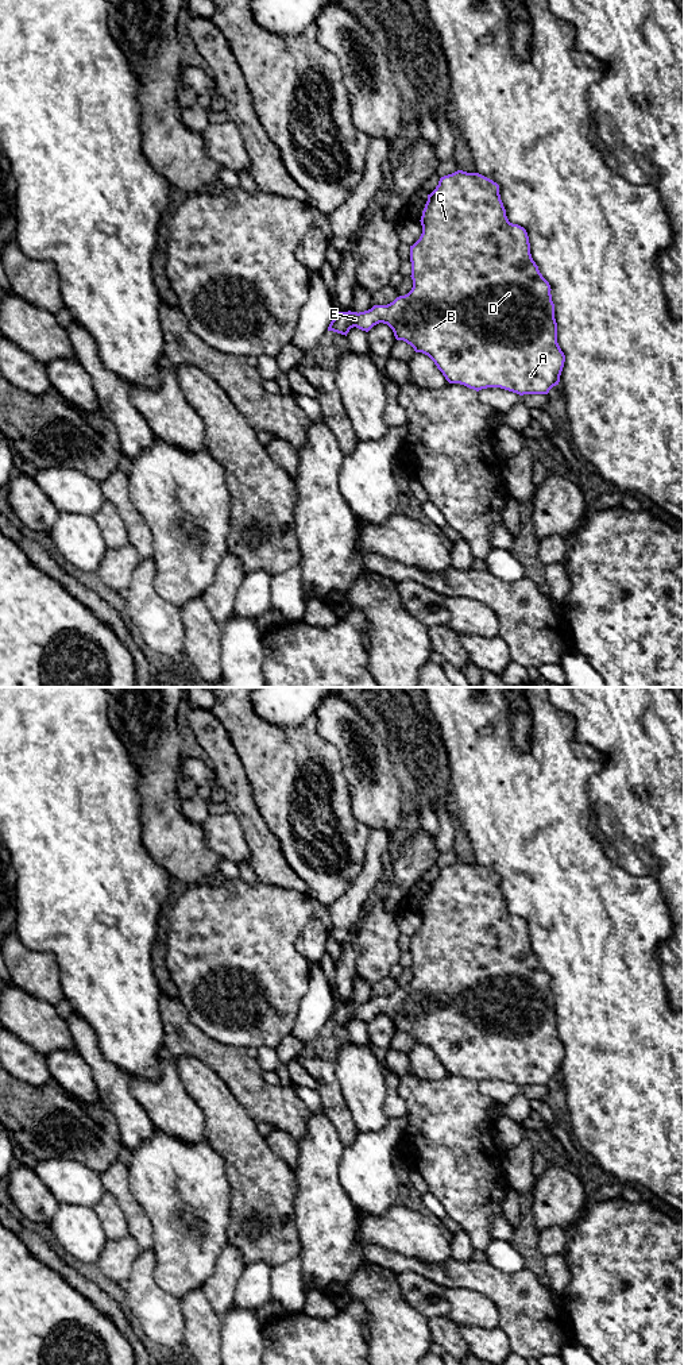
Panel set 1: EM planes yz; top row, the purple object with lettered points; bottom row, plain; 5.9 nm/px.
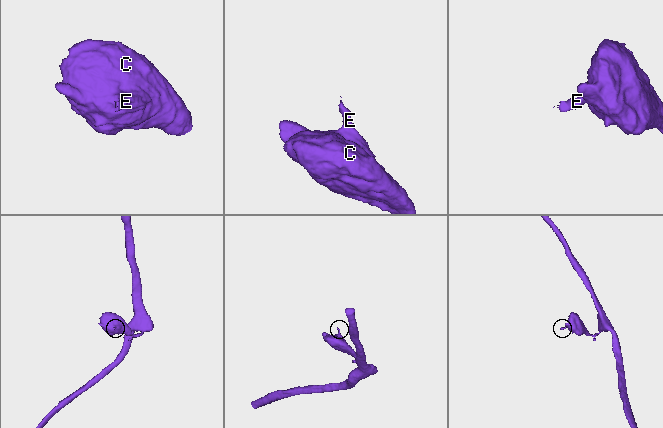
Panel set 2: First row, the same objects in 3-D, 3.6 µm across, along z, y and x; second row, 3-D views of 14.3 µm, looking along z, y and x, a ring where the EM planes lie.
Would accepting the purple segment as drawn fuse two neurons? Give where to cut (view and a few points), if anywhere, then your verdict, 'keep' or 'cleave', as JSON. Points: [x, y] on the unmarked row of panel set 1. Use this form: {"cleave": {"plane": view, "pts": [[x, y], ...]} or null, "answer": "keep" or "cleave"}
{"cleave": null, "answer": "keep"}

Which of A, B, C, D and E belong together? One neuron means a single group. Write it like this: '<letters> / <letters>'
A B C D E

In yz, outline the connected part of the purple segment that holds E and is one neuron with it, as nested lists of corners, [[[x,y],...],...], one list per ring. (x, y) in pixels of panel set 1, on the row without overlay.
[[[457,861],[452,865],[444,867],[440,869],[436,880],[428,886],[428,892],[420,913],[422,917],[422,925],[420,930],[410,937],[411,982],[405,987],[397,988],[387,996],[374,996],[371,1000],[364,1003],[336,1003],[328,1022],[347,1027],[349,1021],[353,1018],[368,1023],[374,1017],[383,1014],[393,1021],[397,1032],[403,1032],[410,1036],[416,1044],[428,1046],[449,1075],[460,1075],[476,1083],[487,1079],[501,1079],[519,1087],[548,1086],[553,1077],[559,1076],[565,1053],[565,1046],[557,1034],[557,1014],[554,1010],[554,995],[550,986],[552,980],[532,949],[526,921],[509,913],[506,901],[501,891],[499,876],[479,864]]]

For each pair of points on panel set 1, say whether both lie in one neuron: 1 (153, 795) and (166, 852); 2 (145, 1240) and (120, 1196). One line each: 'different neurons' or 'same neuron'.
1: same neuron
2: same neuron

